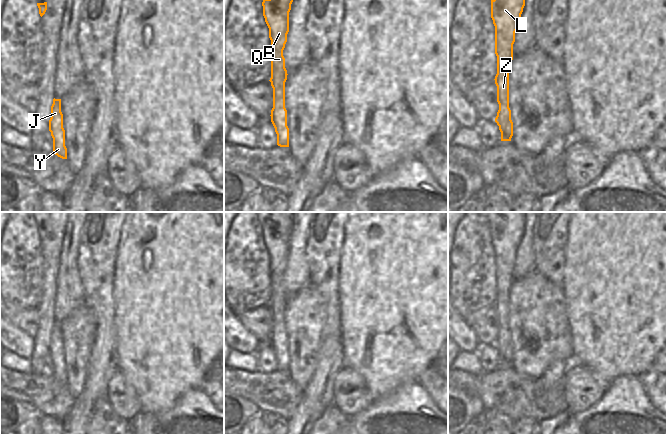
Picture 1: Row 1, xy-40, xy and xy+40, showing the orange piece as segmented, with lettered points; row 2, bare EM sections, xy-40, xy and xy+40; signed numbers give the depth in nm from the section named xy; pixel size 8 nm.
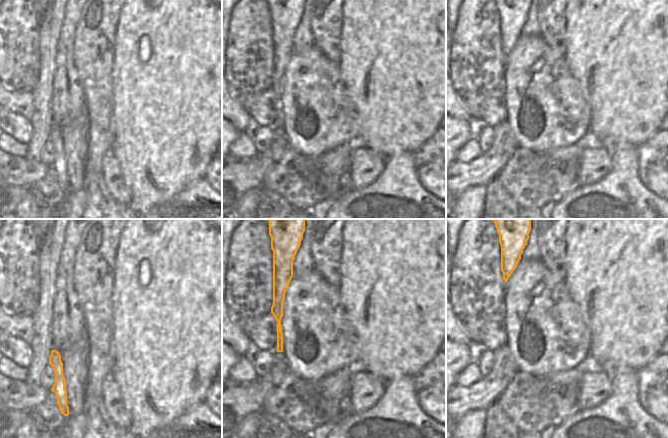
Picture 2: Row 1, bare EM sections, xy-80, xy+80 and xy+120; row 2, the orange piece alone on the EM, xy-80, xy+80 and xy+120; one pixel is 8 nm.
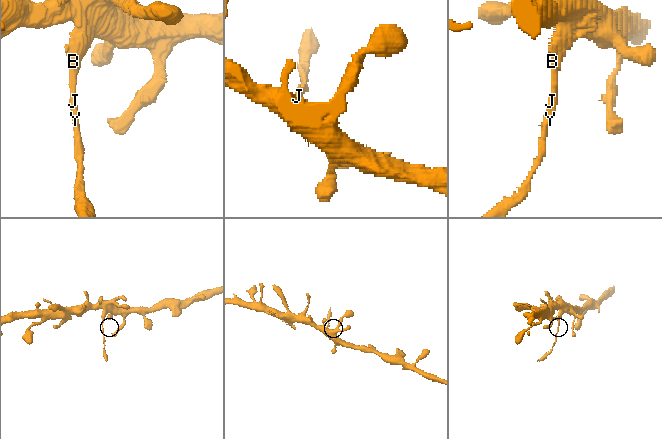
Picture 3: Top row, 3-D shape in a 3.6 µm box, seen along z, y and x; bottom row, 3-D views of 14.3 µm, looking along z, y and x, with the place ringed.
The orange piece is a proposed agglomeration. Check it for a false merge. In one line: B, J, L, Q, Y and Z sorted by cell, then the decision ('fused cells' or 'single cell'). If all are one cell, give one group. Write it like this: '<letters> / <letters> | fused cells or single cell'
B L Q Z / J Y | fused cells

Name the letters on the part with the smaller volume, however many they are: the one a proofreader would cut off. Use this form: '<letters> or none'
J, Y

